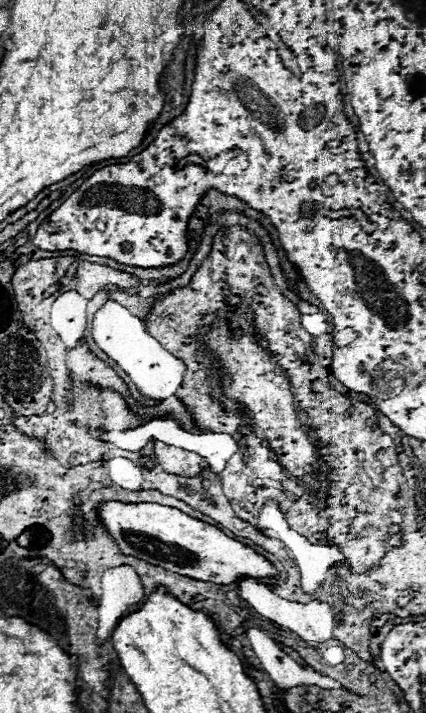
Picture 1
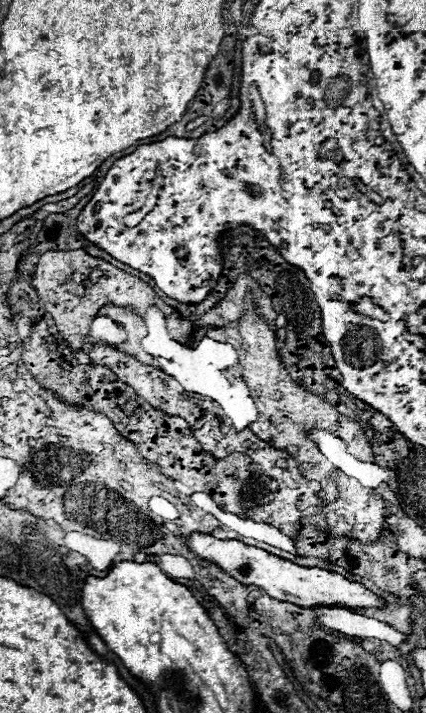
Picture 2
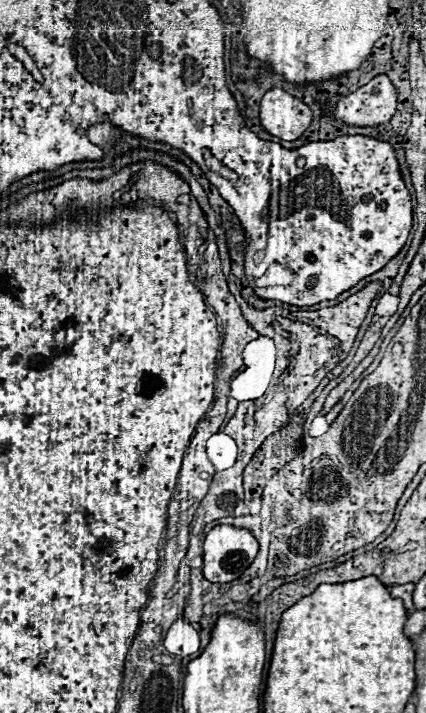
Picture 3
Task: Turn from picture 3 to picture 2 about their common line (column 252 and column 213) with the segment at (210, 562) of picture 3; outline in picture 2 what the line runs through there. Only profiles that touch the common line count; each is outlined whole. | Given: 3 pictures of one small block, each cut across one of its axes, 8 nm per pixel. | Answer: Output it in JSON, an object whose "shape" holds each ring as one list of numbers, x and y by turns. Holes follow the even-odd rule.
{"shape":[[192,534,188,536,188,546,194,554,198,554,202,560,216,562,226,574,234,576,242,584,256,584,260,586,268,596,292,602,300,608,316,608,316,606,346,606,346,608,382,608,386,602,364,588,360,582,352,582,344,578,342,574,324,570,324,568,306,568,298,566,290,560,284,560,280,556,268,554,262,548,248,546,240,540,218,540,208,534]]}

